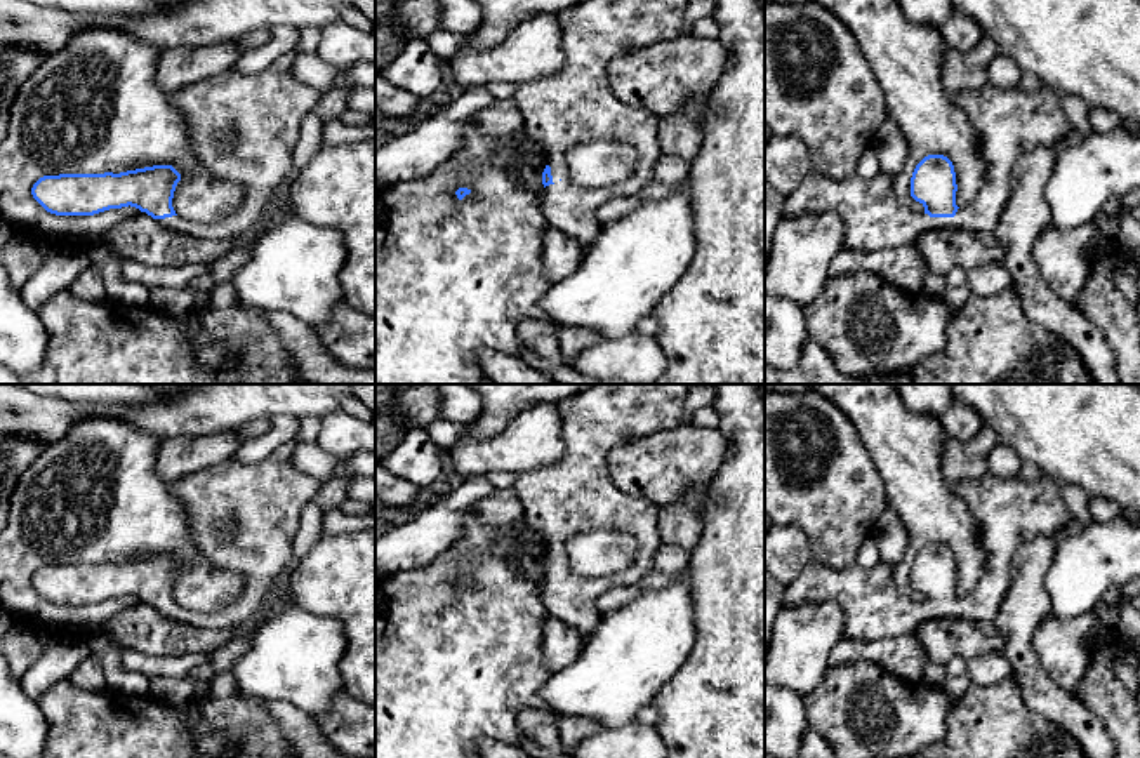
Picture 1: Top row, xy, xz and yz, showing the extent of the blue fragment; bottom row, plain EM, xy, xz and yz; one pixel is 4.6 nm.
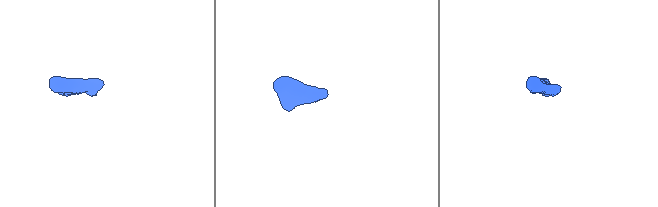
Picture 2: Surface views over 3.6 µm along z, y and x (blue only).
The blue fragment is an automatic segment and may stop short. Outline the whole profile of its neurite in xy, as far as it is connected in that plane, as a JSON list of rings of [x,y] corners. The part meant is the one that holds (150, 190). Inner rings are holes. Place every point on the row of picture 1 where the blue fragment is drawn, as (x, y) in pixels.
[[[235,66],[215,76],[195,82],[170,96],[182,113],[189,148],[196,162],[217,179],[240,184],[245,191],[240,209],[217,223],[195,223],[176,214],[172,198],[181,174],[172,165],[153,165],[120,174],[59,174],[43,176],[33,188],[33,198],[56,216],[94,216],[109,209],[136,207],[163,226],[193,238],[235,242],[262,216],[278,184],[292,167],[292,153],[299,141],[302,118],[316,108],[321,94],[301,82],[290,71],[273,66],[259,71],[243,71]]]

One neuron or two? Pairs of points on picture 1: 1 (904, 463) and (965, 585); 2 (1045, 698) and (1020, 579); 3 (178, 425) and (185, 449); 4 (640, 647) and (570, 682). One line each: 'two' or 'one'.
1: one
2: one
3: two
4: one

